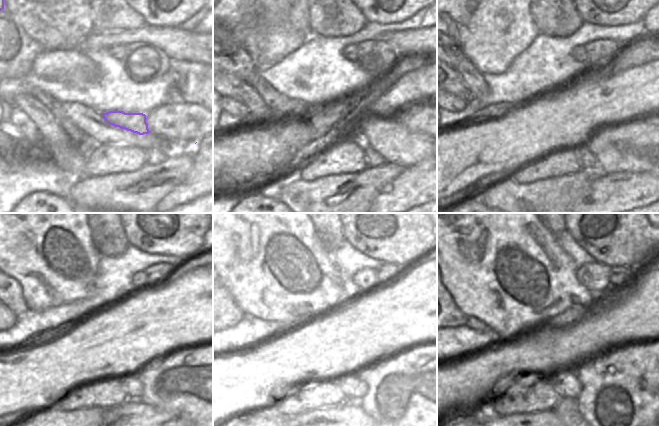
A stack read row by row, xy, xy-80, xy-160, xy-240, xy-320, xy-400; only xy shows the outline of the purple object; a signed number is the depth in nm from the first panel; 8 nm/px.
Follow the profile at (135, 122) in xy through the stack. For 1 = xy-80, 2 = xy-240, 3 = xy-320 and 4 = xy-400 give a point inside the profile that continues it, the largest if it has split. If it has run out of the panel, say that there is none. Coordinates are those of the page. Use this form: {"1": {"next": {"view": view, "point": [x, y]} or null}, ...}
{"1": {"next": {"view": "xy-80", "point": [393, 141]}}, "2": {"next": {"view": "xy-240", "point": [192, 381]}}, "3": {"next": {"view": "xy-320", "point": [416, 397]}}, "4": {"next": {"view": "xy-400", "point": [640, 399]}}}

